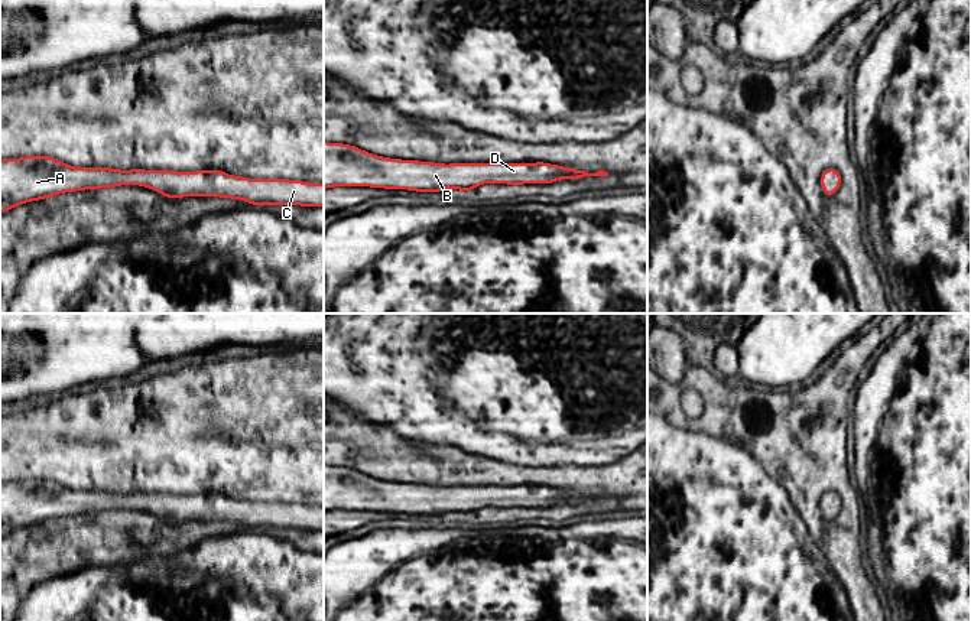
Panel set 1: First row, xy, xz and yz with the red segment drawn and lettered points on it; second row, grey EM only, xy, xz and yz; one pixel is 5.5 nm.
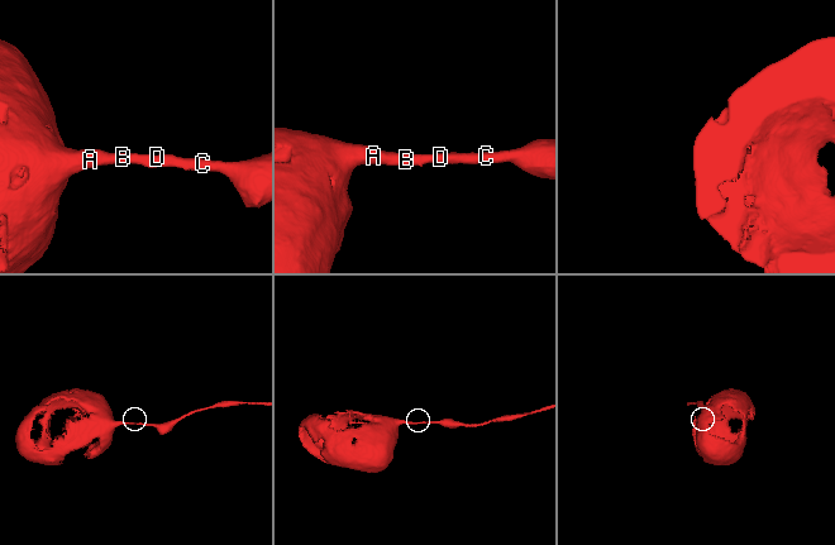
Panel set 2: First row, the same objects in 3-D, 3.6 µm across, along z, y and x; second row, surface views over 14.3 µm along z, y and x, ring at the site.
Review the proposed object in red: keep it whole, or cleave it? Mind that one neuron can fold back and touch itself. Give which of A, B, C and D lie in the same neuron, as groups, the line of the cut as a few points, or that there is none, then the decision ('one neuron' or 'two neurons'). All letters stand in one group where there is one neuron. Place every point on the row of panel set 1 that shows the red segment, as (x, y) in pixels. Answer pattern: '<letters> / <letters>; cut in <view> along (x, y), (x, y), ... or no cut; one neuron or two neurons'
A B C D; no cut; one neuron

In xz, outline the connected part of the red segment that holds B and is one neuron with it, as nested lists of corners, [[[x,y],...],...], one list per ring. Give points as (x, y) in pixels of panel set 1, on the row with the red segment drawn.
[[[324,142],[324,189],[334,186],[370,186],[439,192],[471,192],[483,183],[553,183],[559,179],[608,176],[588,173],[545,162],[536,163],[433,163],[376,156],[351,144]]]

